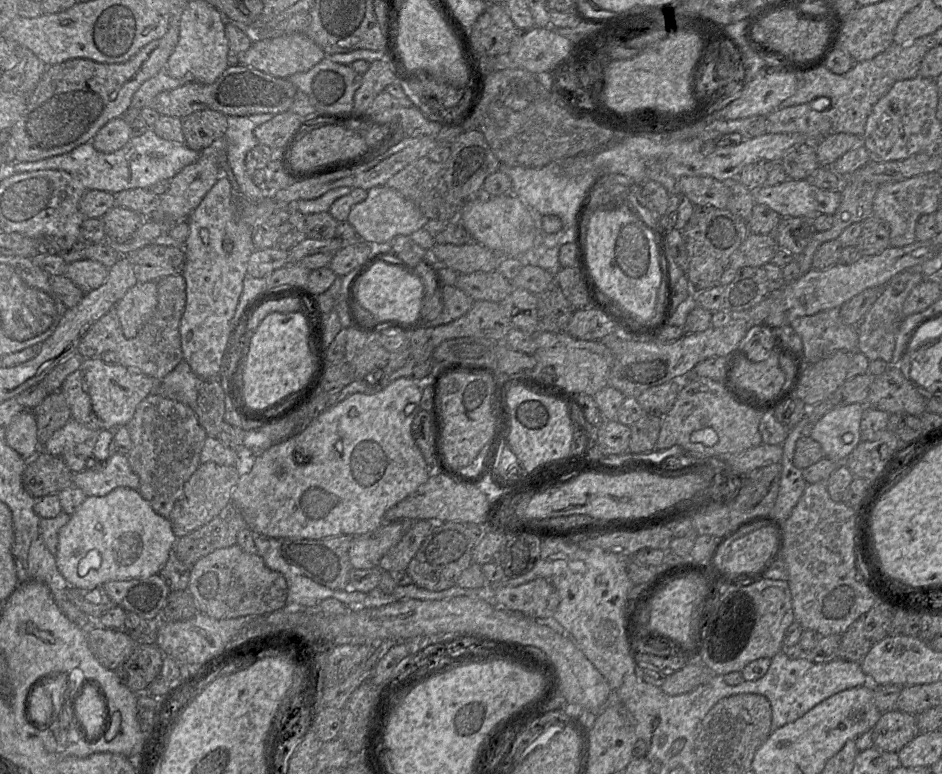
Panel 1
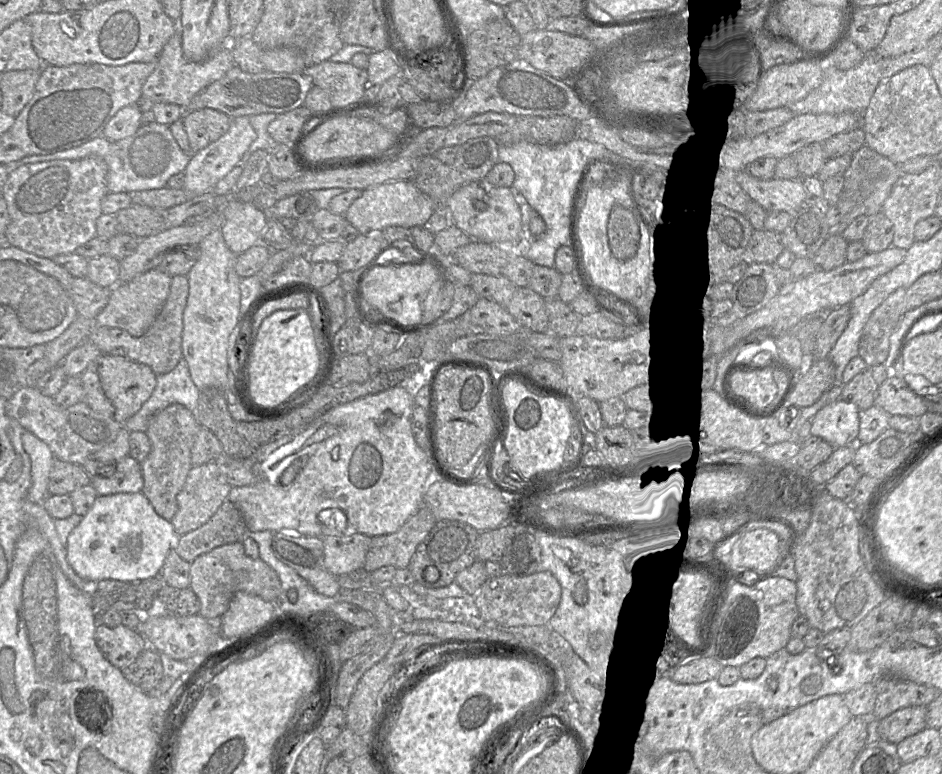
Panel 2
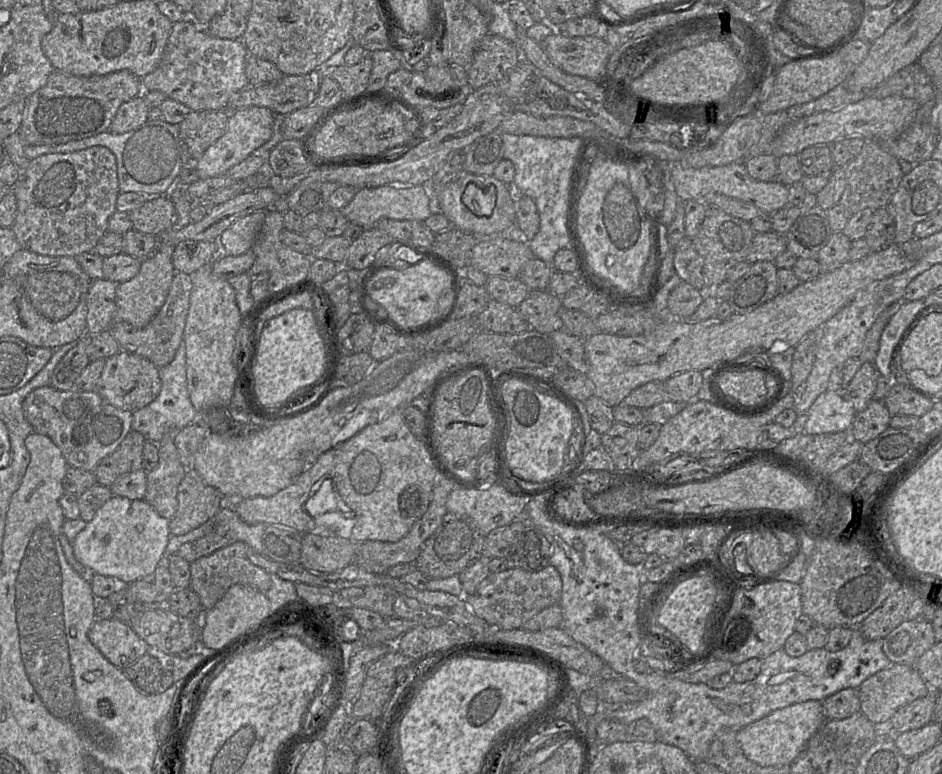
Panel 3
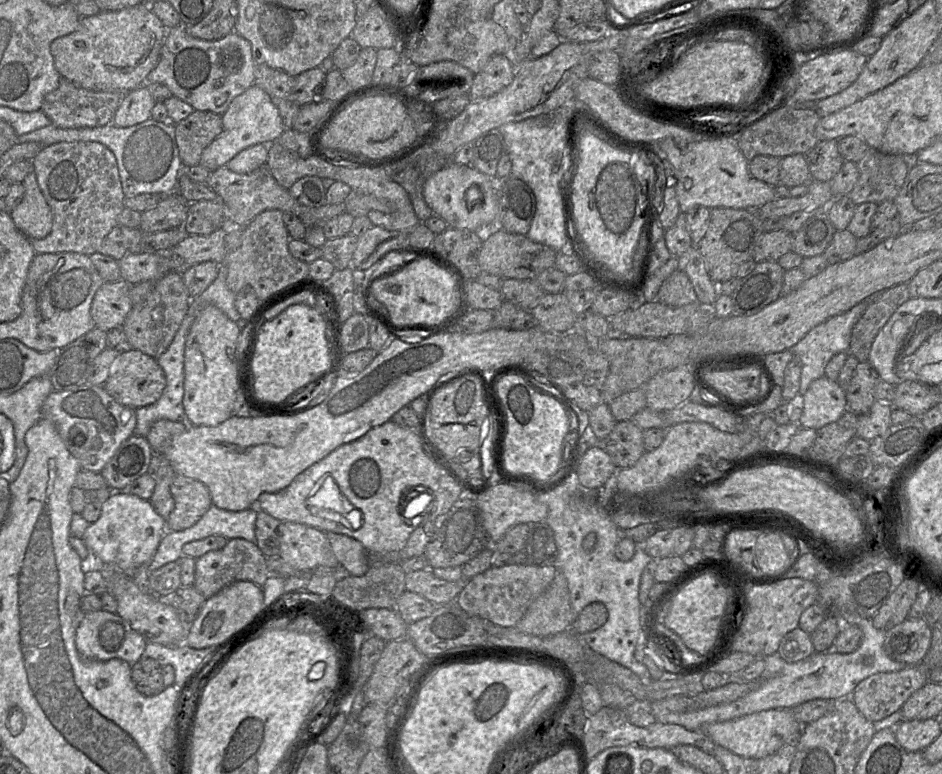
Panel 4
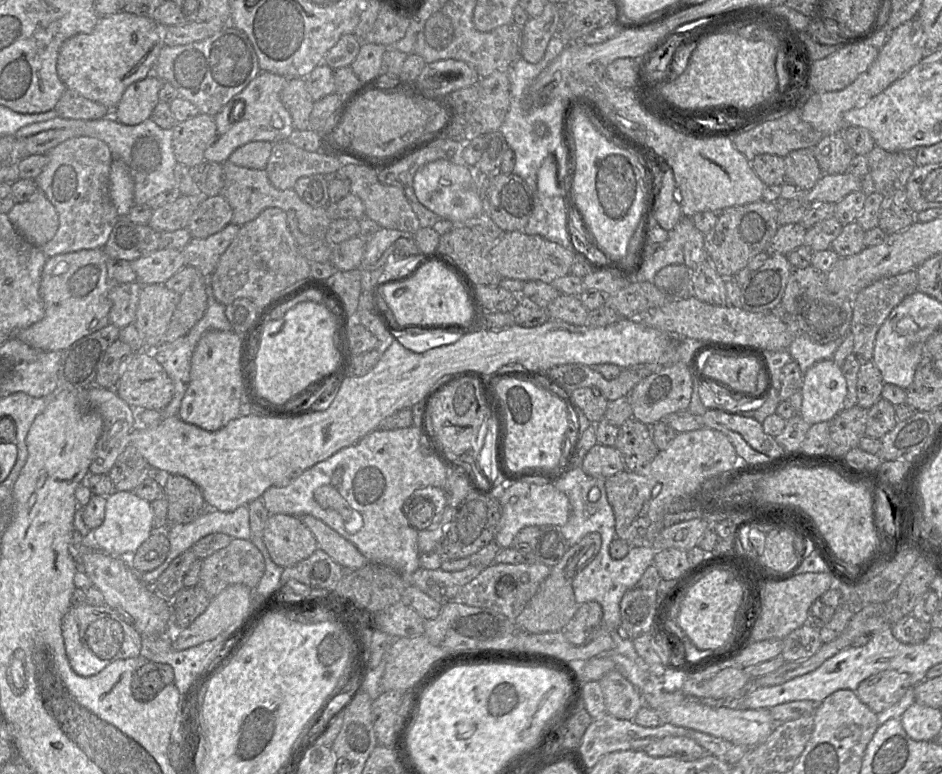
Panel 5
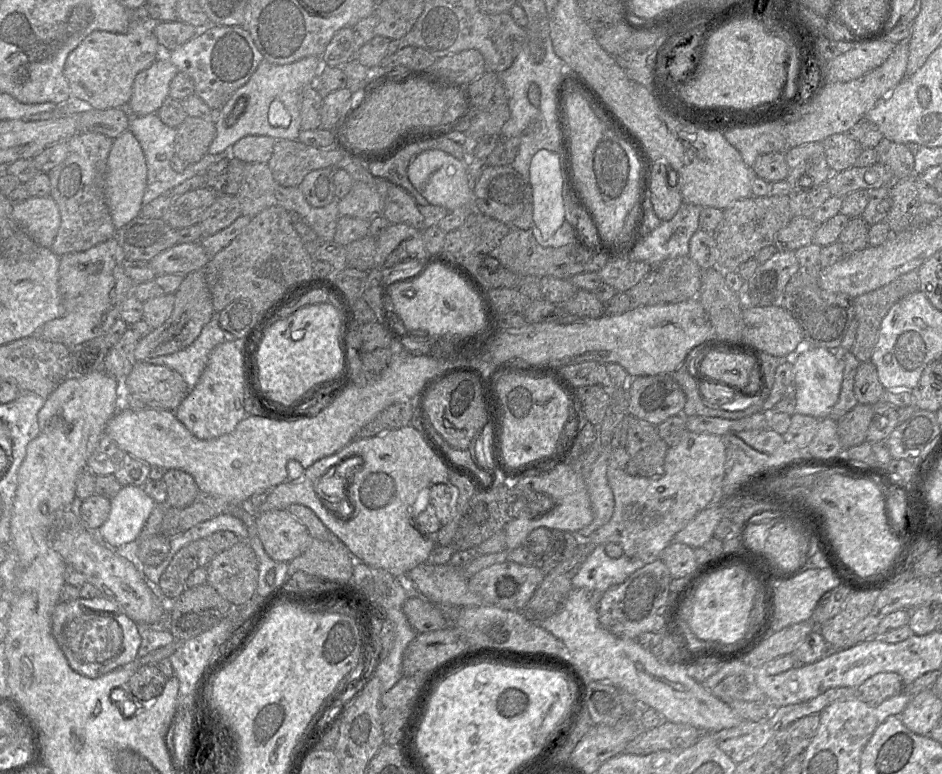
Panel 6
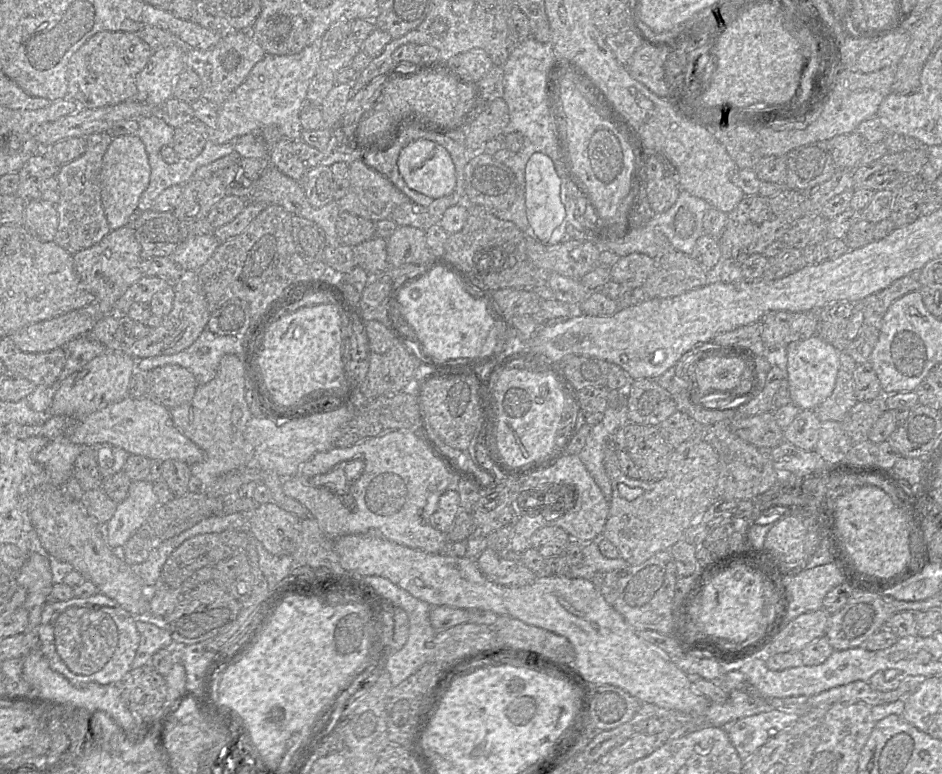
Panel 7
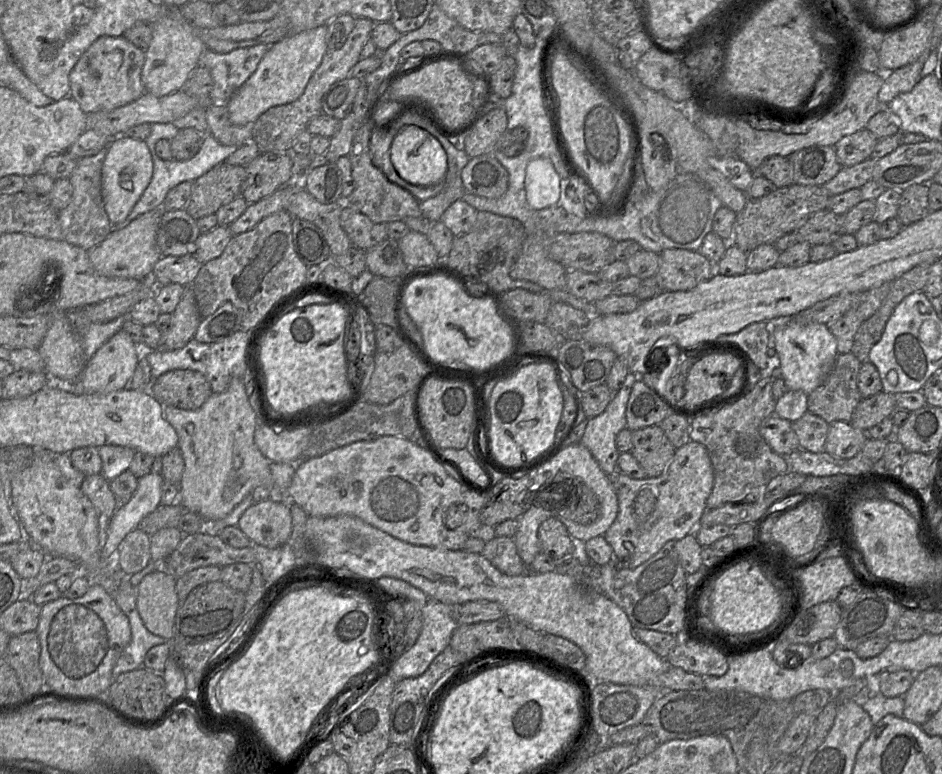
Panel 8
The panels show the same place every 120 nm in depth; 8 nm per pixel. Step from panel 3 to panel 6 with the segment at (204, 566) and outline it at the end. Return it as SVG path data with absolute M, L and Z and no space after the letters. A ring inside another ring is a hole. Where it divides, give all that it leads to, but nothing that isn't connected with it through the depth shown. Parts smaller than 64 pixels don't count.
M247 541L217 553L206 567L207 583L232 605L249 601L256 593L258 562Z

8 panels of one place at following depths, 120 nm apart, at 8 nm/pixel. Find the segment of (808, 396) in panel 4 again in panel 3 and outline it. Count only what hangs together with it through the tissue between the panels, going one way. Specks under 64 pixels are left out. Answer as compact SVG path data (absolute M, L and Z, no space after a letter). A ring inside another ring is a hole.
M825 391L809 408L804 433L809 436L849 432L855 415L853 404L841 392Z

